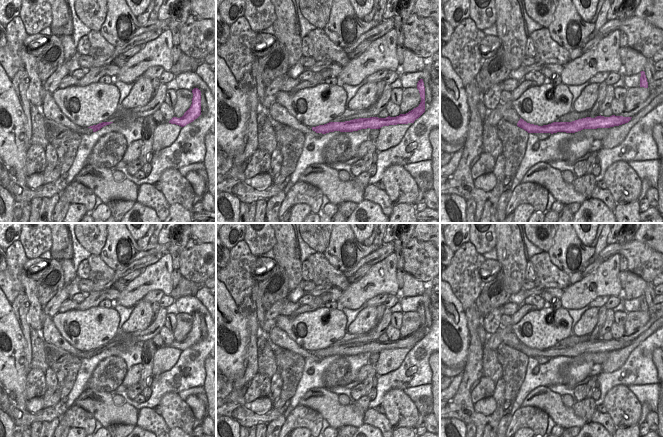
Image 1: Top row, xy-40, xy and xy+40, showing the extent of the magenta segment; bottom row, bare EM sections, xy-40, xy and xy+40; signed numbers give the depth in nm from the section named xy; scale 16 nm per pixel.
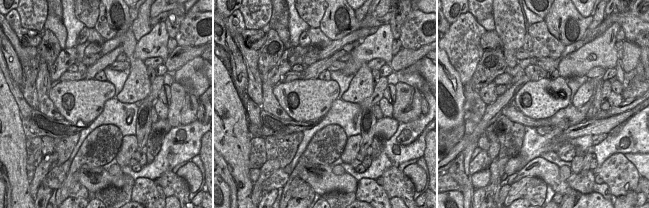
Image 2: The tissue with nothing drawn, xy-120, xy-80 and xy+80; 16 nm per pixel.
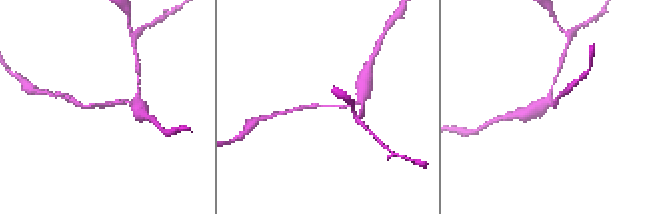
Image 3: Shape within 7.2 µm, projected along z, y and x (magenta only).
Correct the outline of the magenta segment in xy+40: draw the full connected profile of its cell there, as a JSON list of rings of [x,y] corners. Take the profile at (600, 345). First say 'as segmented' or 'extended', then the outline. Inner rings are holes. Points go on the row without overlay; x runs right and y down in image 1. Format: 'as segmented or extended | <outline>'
as segmented | [[[612,339],[610,341],[597,340],[595,342],[586,341],[572,346],[553,346],[548,349],[538,350],[527,347],[523,343],[517,347],[517,350],[528,357],[575,357],[583,353],[610,352],[628,347],[632,341],[623,341]]]

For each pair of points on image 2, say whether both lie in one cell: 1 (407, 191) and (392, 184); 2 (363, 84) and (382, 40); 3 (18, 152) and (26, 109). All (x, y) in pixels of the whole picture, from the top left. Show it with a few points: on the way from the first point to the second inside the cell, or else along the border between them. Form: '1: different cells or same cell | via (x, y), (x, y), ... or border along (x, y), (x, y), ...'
1: same cell | via (403, 187), (396, 184)
2: different cells | border along (366, 62), (362, 64), (354, 75)
3: different cells | border along (12, 93), (21, 115)

